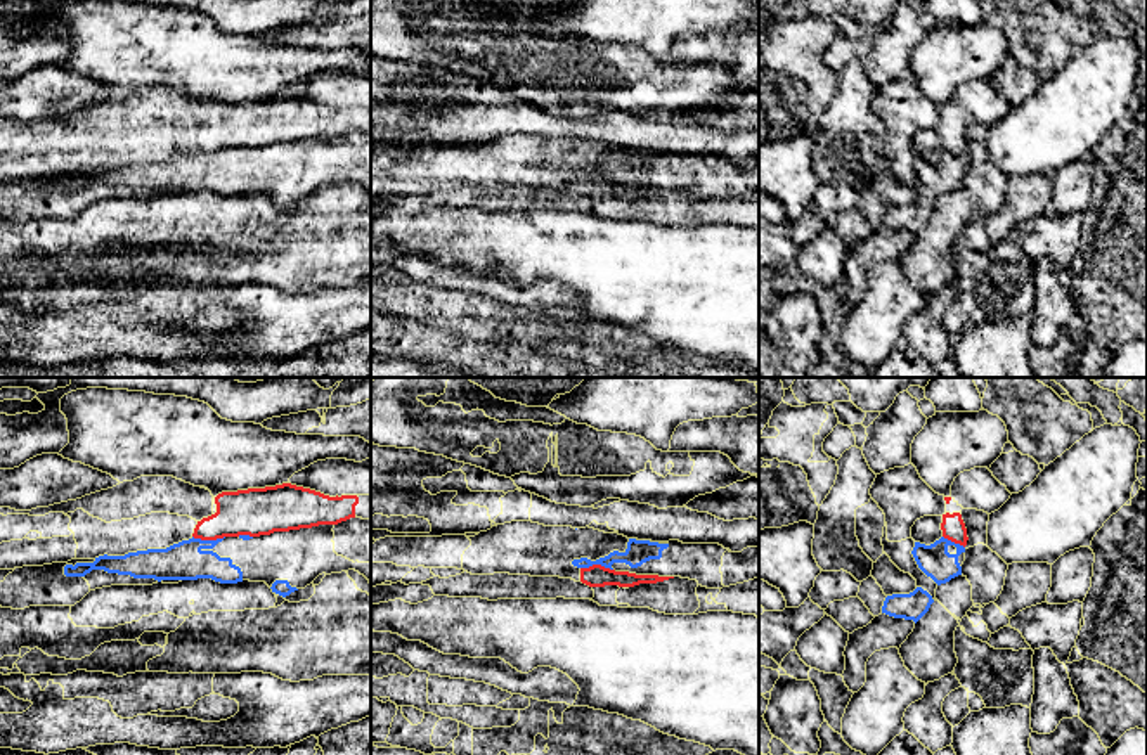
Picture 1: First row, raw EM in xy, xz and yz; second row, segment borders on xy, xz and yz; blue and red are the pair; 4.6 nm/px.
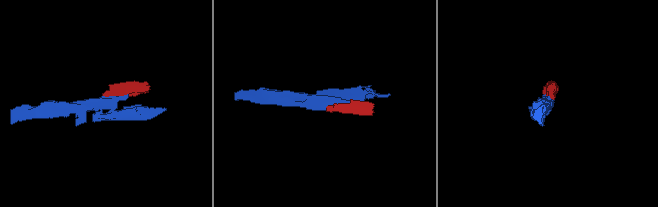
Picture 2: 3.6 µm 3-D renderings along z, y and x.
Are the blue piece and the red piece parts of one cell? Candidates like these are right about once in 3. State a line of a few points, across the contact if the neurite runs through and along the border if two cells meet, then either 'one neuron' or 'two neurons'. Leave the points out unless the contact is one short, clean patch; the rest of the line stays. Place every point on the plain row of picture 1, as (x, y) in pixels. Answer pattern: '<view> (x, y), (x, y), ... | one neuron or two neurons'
xy (193, 148), (201, 151), (224, 149) | two neurons

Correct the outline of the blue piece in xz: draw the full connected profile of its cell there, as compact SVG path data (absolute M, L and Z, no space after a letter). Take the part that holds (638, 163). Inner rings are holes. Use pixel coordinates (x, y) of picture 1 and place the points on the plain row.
M629 151L627 161L624 165L613 163L608 168L599 170L596 173L580 170L580 171L574 171L572 177L577 180L589 180L593 177L601 177L605 180L613 182L612 180L613 175L625 175L631 180L638 180L650 171L660 171L662 163L667 159L669 159L669 156Z

